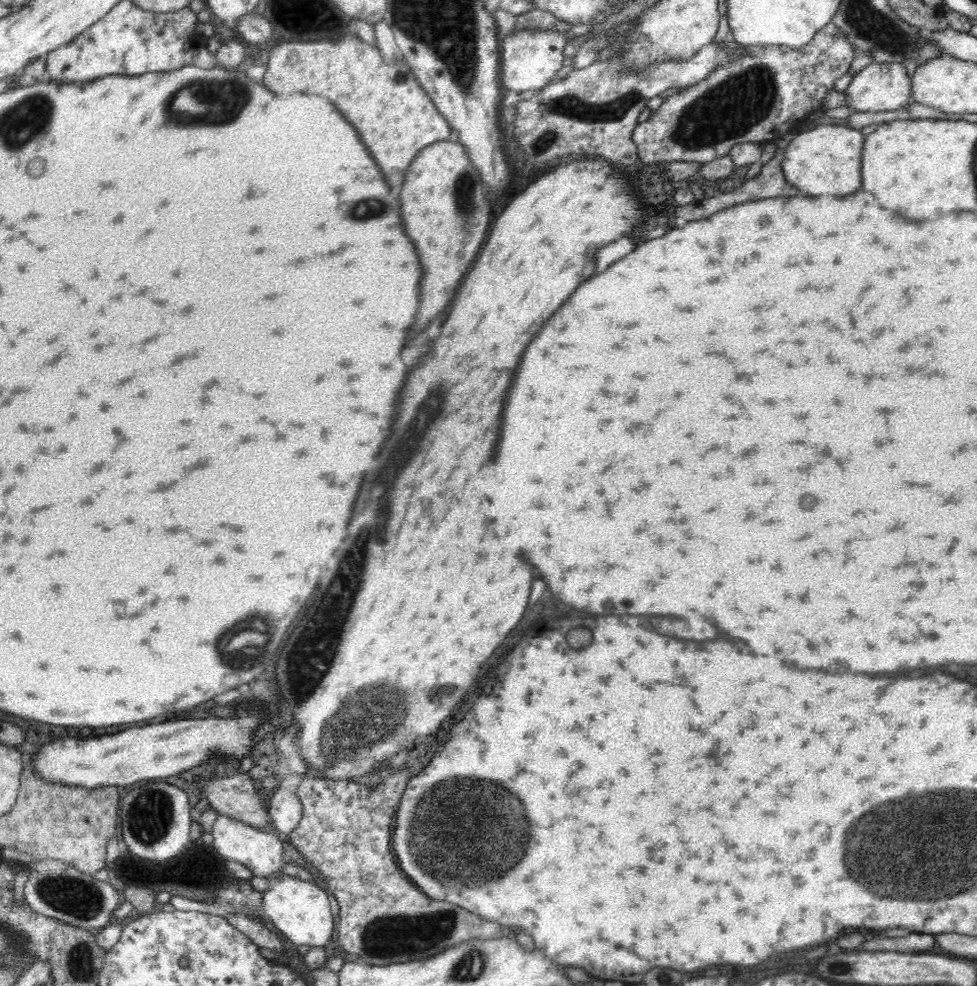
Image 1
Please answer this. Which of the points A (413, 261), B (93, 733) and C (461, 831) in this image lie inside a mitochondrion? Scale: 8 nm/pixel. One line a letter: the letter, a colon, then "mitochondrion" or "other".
A: other
B: other
C: mitochondrion

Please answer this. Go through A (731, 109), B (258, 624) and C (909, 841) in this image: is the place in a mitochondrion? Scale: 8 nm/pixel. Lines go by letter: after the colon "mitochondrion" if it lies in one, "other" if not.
A: mitochondrion
B: mitochondrion
C: mitochondrion

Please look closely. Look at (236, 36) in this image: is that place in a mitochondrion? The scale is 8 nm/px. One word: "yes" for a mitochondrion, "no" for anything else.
no

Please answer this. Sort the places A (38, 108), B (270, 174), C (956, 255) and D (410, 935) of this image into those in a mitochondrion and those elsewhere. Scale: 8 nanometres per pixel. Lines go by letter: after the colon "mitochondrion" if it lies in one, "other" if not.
A: mitochondrion
B: other
C: other
D: mitochondrion

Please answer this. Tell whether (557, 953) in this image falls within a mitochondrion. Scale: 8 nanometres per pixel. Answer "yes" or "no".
no

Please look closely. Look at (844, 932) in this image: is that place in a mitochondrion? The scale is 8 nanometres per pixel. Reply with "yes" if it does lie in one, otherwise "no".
no

